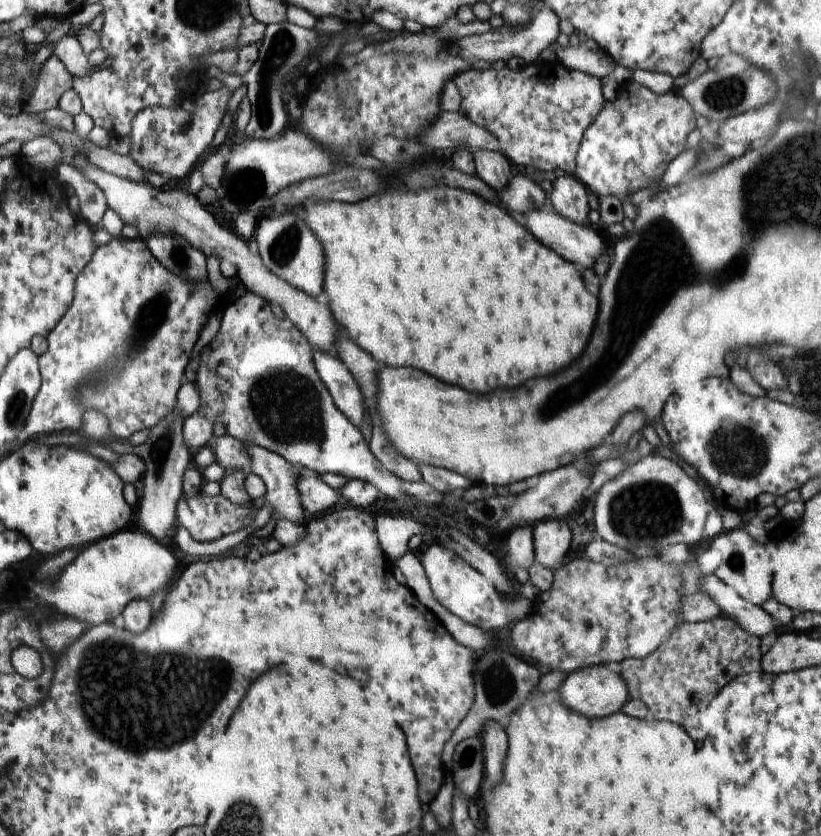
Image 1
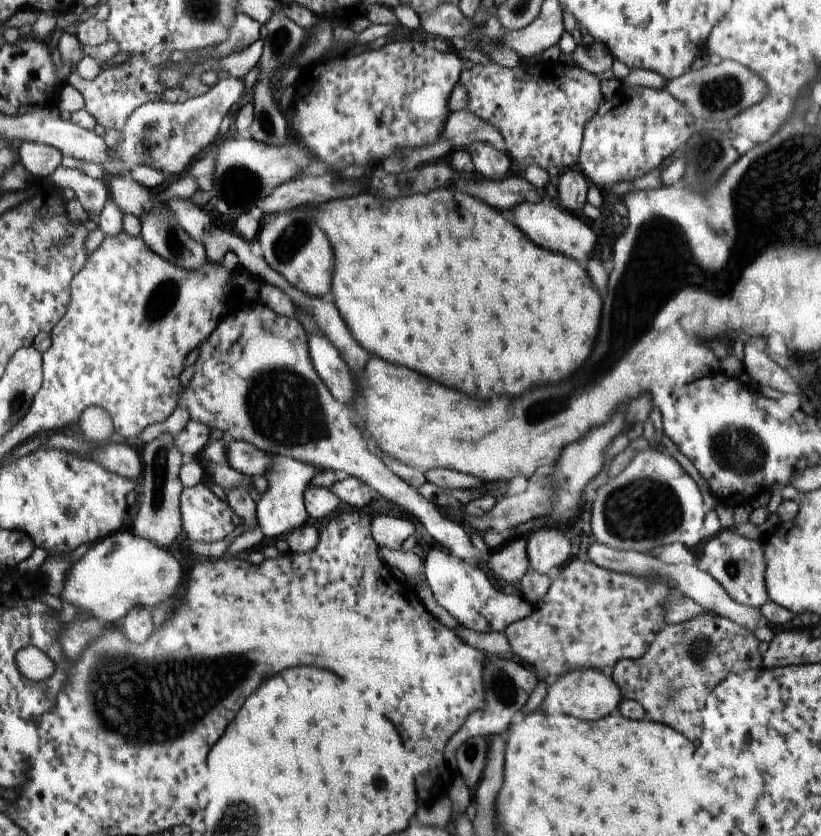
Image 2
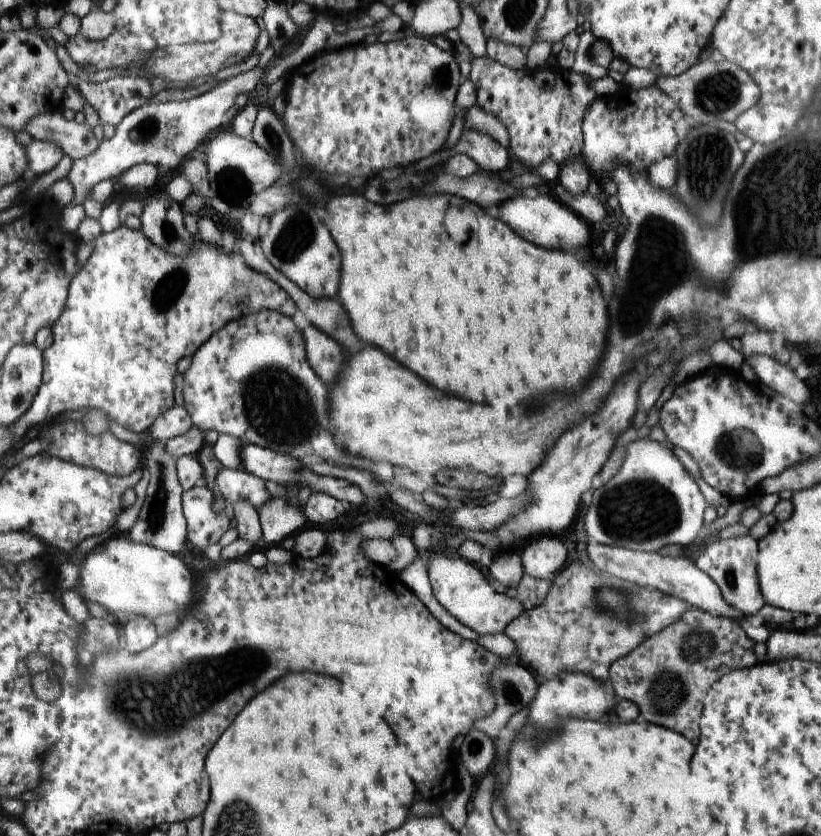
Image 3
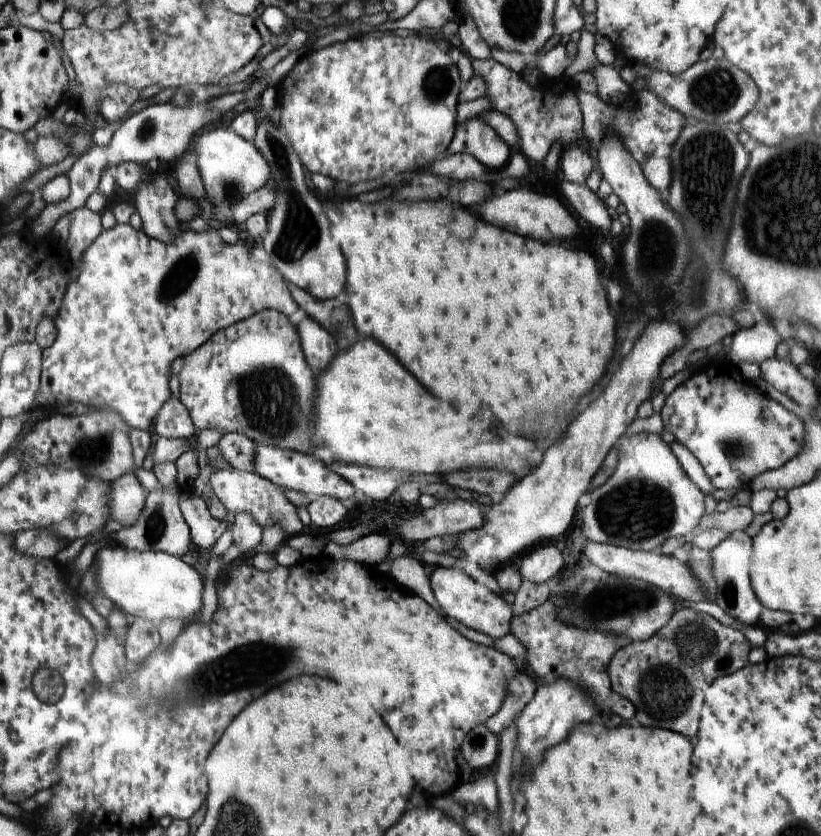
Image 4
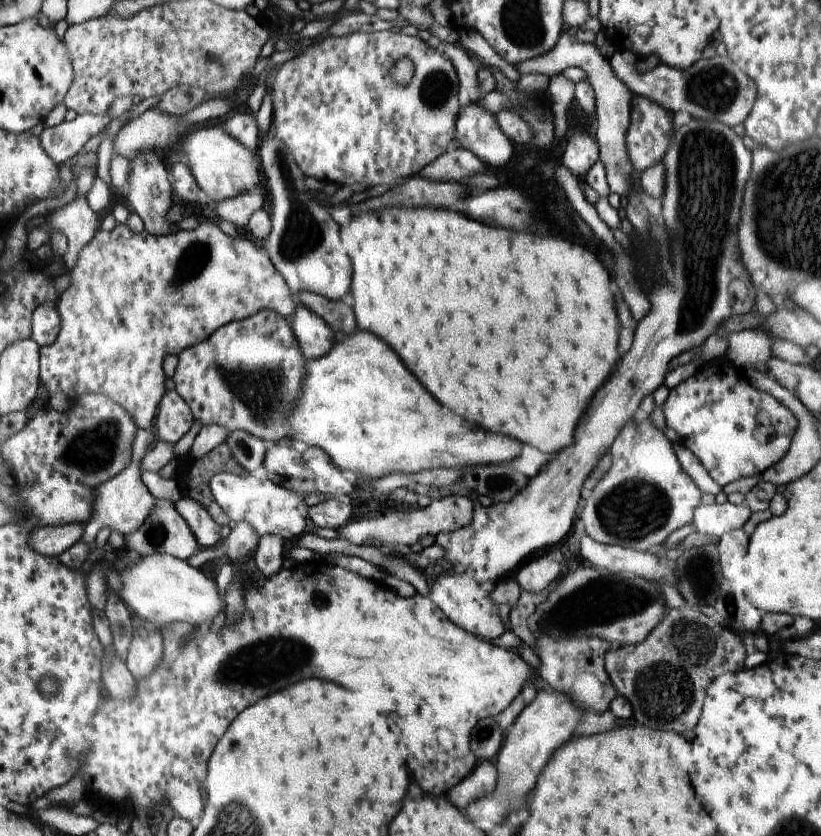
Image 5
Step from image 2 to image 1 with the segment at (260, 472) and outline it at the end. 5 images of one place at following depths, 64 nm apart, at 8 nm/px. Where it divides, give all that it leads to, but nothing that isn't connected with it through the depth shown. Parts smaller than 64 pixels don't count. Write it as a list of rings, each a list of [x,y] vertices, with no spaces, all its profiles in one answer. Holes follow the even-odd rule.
[[[225,434],[220,438],[212,438],[210,446],[214,450],[216,463],[224,469],[237,469],[244,471],[248,476],[252,469],[252,460],[247,454],[247,448],[240,440],[235,440],[232,436]]]

